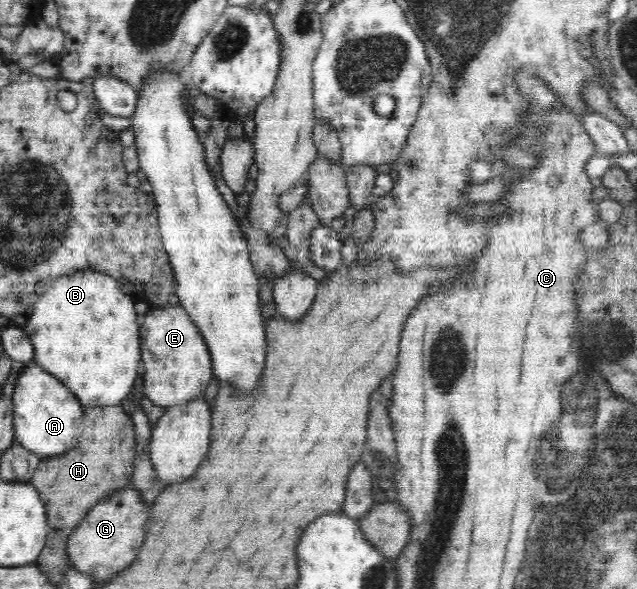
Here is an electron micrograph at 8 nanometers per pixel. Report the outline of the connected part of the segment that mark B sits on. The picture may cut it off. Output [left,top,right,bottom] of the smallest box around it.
[21,269,143,407]

